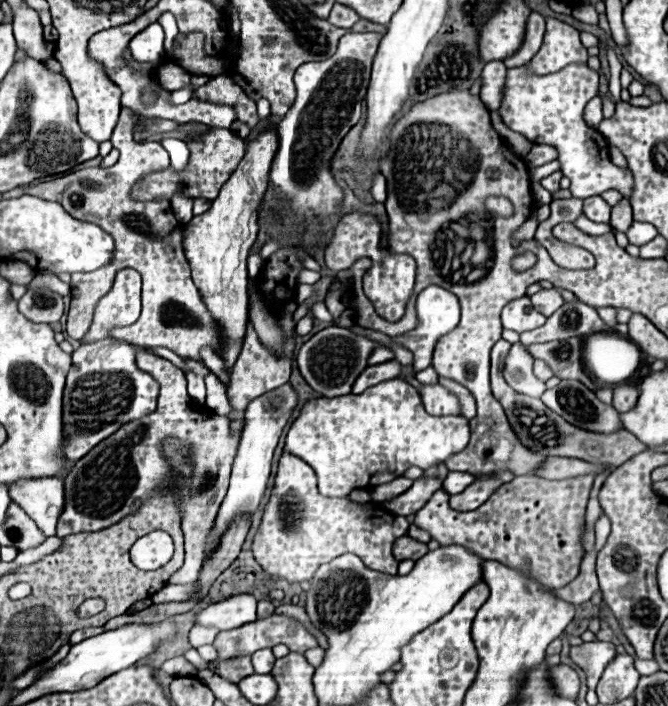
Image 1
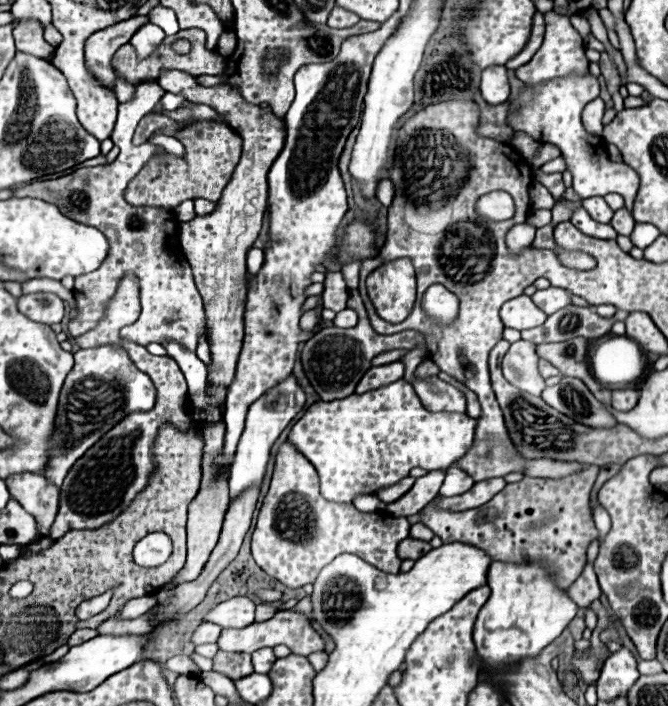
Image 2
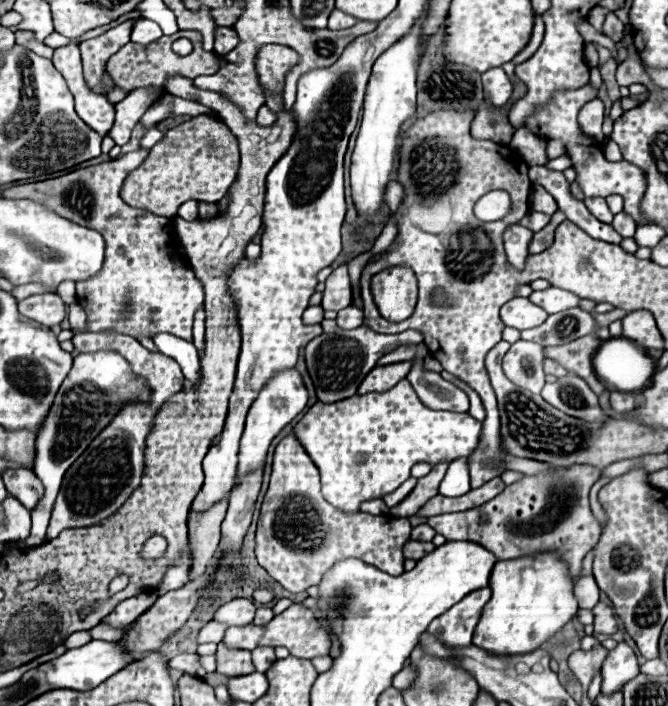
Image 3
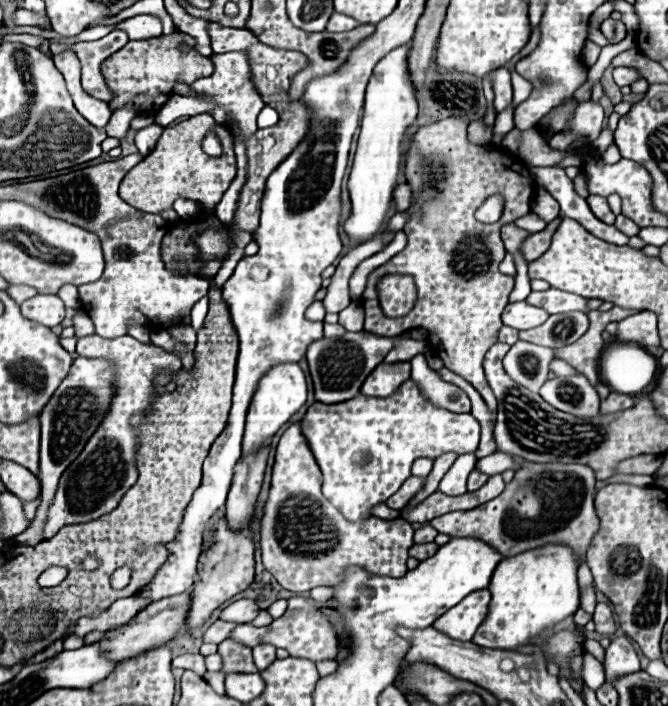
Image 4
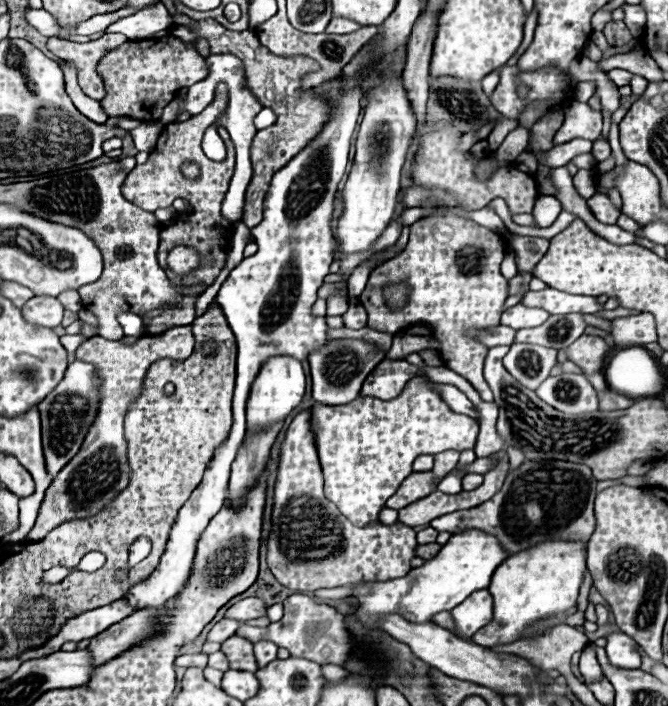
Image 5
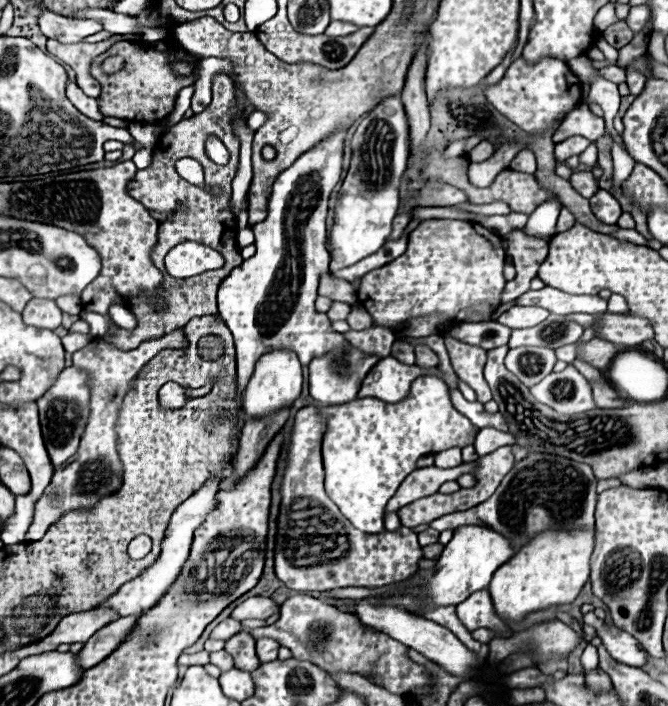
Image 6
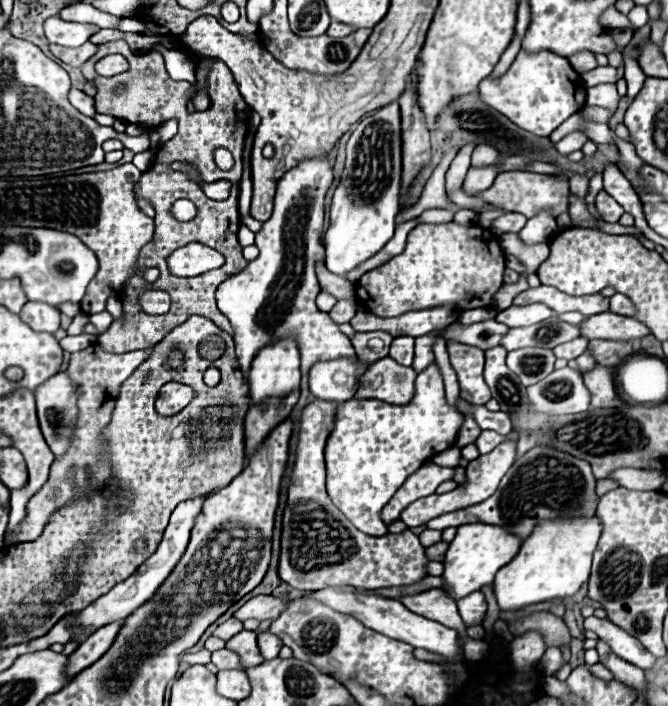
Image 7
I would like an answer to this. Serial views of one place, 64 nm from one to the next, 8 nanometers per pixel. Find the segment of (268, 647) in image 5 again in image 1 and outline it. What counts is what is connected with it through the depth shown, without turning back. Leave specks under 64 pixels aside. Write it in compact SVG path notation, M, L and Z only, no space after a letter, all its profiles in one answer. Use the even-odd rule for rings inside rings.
M270 648L258 650L258 652L252 654L252 664L254 664L256 674L270 674L270 670L272 670L272 666L274 666L274 660L276 660L276 658L274 658L274 654L272 654Z

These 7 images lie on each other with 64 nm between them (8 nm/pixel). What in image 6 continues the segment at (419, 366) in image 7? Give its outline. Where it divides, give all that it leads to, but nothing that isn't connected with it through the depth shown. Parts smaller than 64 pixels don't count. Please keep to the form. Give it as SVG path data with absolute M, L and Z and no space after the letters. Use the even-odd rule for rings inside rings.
M418 346L416 356L418 356L418 362L416 362L416 364L422 366L422 368L438 366L438 356L436 356L436 352L432 352L428 346Z

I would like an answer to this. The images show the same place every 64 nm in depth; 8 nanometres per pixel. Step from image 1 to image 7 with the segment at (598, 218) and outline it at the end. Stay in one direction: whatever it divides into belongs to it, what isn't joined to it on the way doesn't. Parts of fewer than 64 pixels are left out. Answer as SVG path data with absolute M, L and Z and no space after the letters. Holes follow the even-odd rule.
M604 190L598 192L598 196L594 200L594 206L596 206L596 212L600 214L600 218L604 222L618 222L618 218L624 214L622 206L610 194L606 194Z

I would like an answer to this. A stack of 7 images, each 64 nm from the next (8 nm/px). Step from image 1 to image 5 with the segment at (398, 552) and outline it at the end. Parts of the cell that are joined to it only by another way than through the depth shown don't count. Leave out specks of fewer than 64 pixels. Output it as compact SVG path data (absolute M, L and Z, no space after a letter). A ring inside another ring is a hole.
M422 544L422 546L418 546L416 550L414 550L414 554L418 556L418 558L424 558L424 560L430 560L434 554L438 554L438 550L440 550L440 544Z

